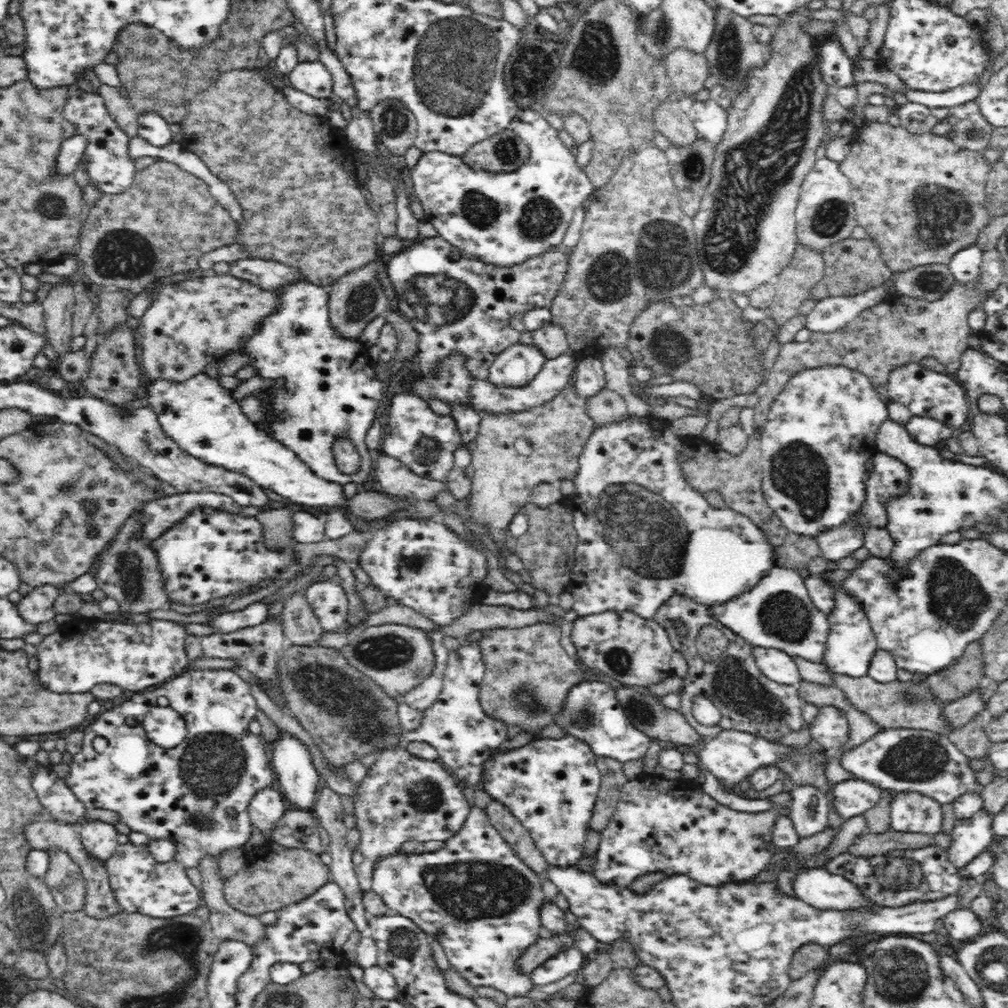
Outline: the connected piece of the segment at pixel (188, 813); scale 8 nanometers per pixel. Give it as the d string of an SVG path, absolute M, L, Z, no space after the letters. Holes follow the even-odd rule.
M220 669L216 671L204 670L203 672L188 672L183 673L178 677L168 680L164 684L160 684L151 690L146 690L143 693L136 693L130 700L108 710L97 717L91 719L91 723L83 730L85 738L82 750L73 756L70 764L70 774L65 779L78 798L86 804L89 810L110 809L120 813L122 822L125 822L132 830L148 833L152 839L155 838L174 838L180 845L180 854L176 854L176 858L185 864L186 868L199 866L199 860L204 853L214 853L214 855L222 856L225 854L233 854L238 848L242 848L250 838L252 828L254 827L247 808L250 799L259 788L266 785L275 785L275 771L272 769L270 755L267 744L263 741L260 734L250 731L250 724L256 714L259 712L258 704L250 693L249 685L243 681L237 674L228 669ZM159 705L167 705L175 710L183 718L186 728L185 739L174 748L162 748L156 744L151 744L143 727L145 715L154 707ZM128 716L133 716L136 719L136 725L129 726L126 723ZM96 738L105 738L108 742L103 752L98 752L94 748L94 740Z

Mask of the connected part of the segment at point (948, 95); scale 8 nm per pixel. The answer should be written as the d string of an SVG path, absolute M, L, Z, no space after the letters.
M962 86L962 88L954 88L948 92L922 92L920 90L912 90L910 94L906 94L905 100L924 104L924 106L933 108L952 108L966 103L969 100L975 100L978 96L977 86Z

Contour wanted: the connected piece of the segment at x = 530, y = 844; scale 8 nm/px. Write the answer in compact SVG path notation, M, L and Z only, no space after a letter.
M493 798L485 807L485 811L494 828L502 833L504 840L512 846L518 856L521 856L536 873L543 875L548 868L547 860L538 849L530 831L522 825L512 809L501 800Z

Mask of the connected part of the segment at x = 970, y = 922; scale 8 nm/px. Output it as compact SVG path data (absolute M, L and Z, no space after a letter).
M962 908L946 916L943 921L945 937L958 942L974 941L984 934L984 920L971 908Z

